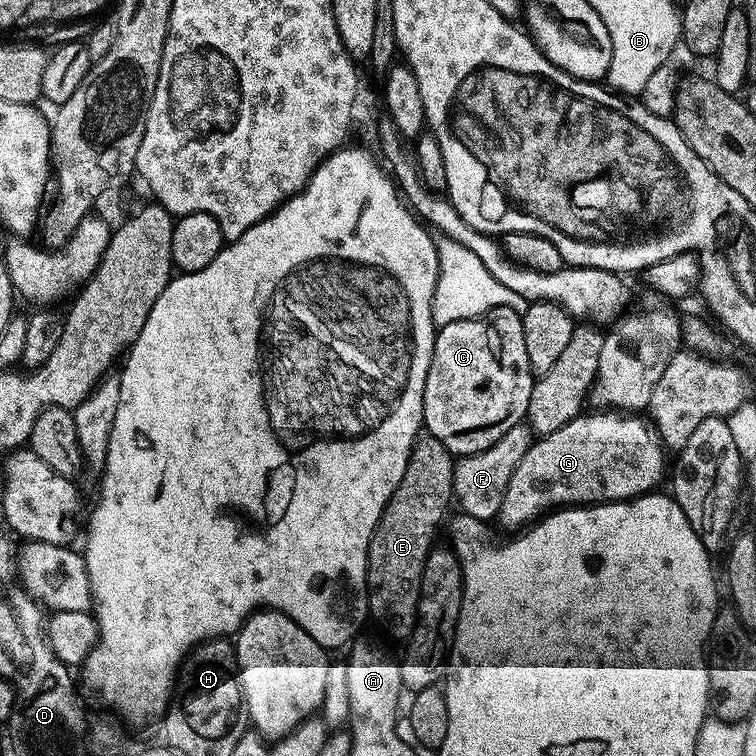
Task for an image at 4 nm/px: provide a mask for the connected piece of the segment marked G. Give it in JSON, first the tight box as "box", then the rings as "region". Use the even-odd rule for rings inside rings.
{"box":[498,410,666,530],"region":[[[620,410],[592,411],[596,412],[581,413],[558,430],[533,439],[526,454],[522,454],[522,462],[510,474],[498,524],[520,530],[557,506],[634,500],[637,496],[655,493],[663,480],[665,483],[666,449],[654,424]]]}

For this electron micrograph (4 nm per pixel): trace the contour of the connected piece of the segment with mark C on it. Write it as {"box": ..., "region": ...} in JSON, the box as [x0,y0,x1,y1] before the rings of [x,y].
{"box":[423,306,534,457],"region":[[[507,306],[492,308],[484,316],[450,322],[436,334],[424,387],[423,427],[429,435],[444,443],[453,457],[478,454],[494,446],[498,438],[527,417],[533,383],[534,373],[526,354],[524,318],[517,309]]]}

